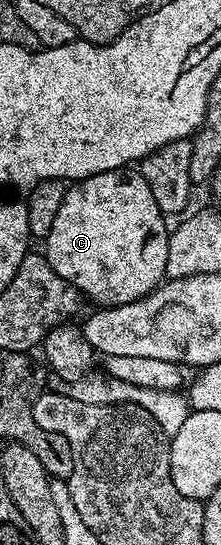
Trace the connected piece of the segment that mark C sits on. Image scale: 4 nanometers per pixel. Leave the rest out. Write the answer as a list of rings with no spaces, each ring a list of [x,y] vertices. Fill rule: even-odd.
[[[141,169],[100,172],[96,176],[79,178],[73,185],[67,189],[64,204],[60,204],[60,212],[56,212],[56,220],[52,223],[52,232],[48,232],[44,240],[44,257],[48,264],[61,278],[74,285],[83,299],[90,301],[91,298],[102,308],[123,306],[151,294],[166,278],[170,230]]]

